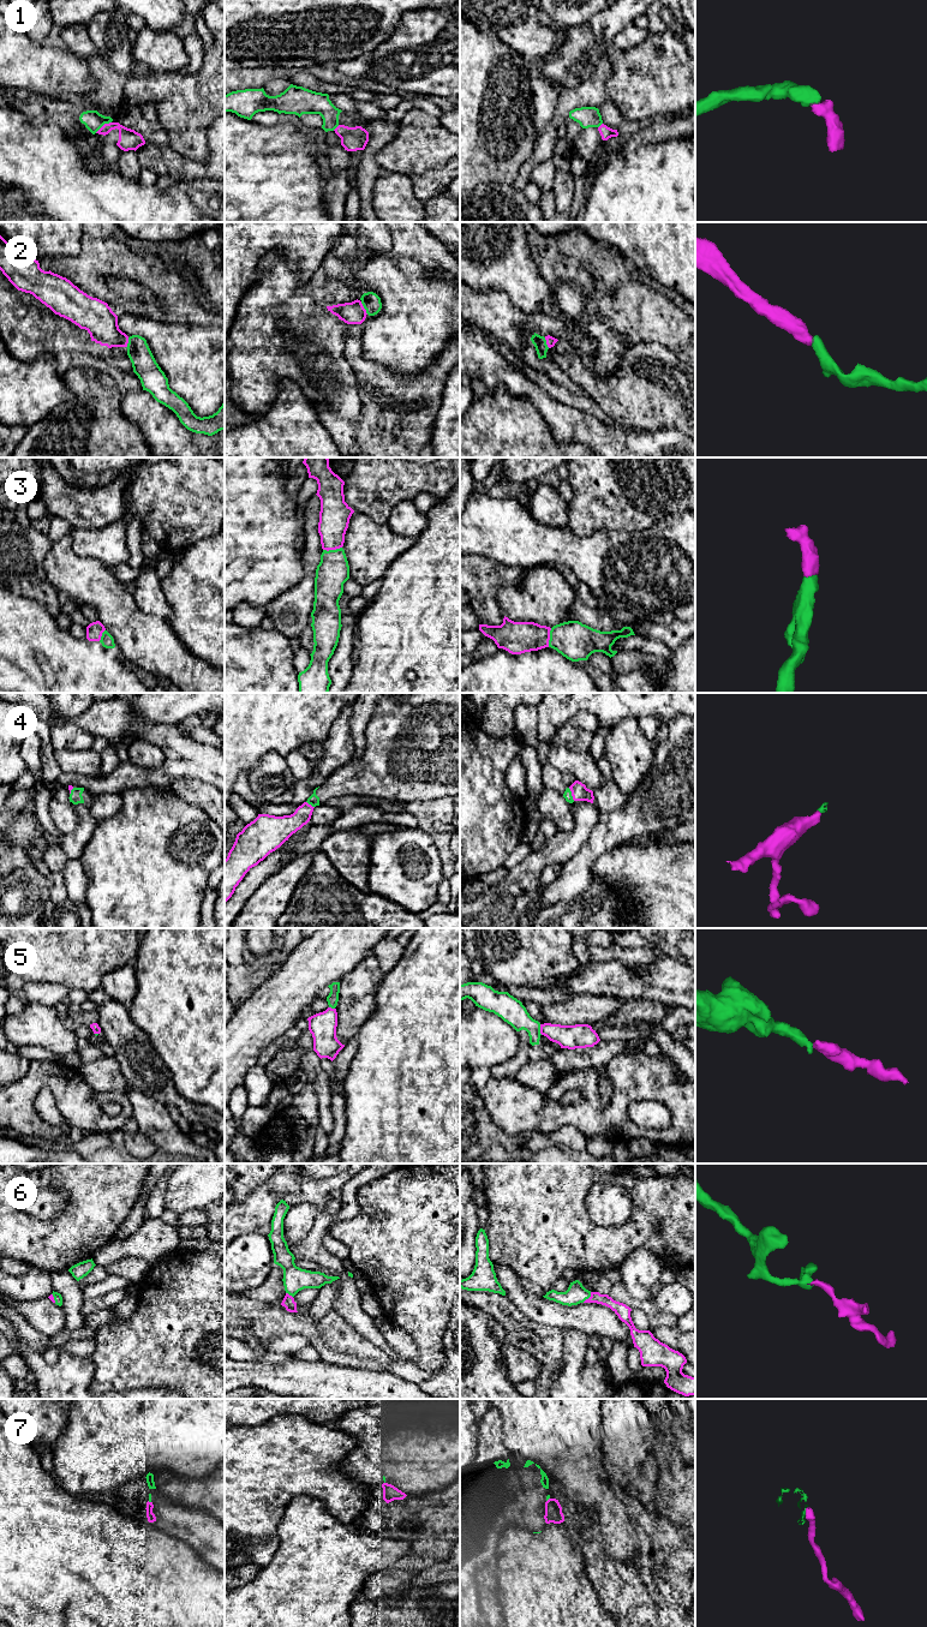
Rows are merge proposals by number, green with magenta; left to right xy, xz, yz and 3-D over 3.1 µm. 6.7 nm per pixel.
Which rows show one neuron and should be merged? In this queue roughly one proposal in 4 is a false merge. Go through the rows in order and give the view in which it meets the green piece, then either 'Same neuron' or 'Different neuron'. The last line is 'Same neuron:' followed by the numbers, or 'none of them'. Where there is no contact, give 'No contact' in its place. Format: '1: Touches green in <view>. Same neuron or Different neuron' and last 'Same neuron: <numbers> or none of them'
1: Touches green in xy. Different neuron
2: Touches green in xz. Same neuron
3: Touches green in xz. Same neuron
4: Touches green in yz. Same neuron
5: Touches green in yz. Same neuron
6: Touches green in yz. Same neuron
7: Touches green in yz. Different neuron
Same neuron: 2, 3, 4, 5, 6

